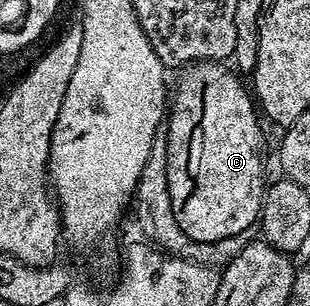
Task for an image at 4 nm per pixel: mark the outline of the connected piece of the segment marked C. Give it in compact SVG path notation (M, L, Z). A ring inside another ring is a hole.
M219 61L190 64L180 74L184 75L180 77L179 84L176 87L174 84L173 94L169 99L169 118L165 123L168 127L169 198L172 202L173 216L176 217L177 224L194 241L219 241L221 238L233 237L235 234L241 233L242 230L256 223L259 218L259 210L263 207L263 192L265 190L265 182L263 183L263 131L259 128L260 116L257 114L257 103L253 98L252 92L249 90L248 84L246 87L238 79L240 76L230 66L228 67Z

